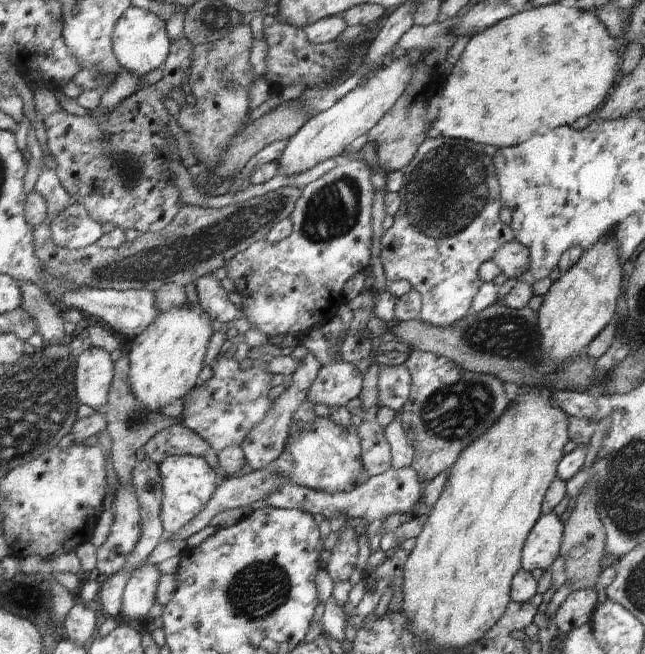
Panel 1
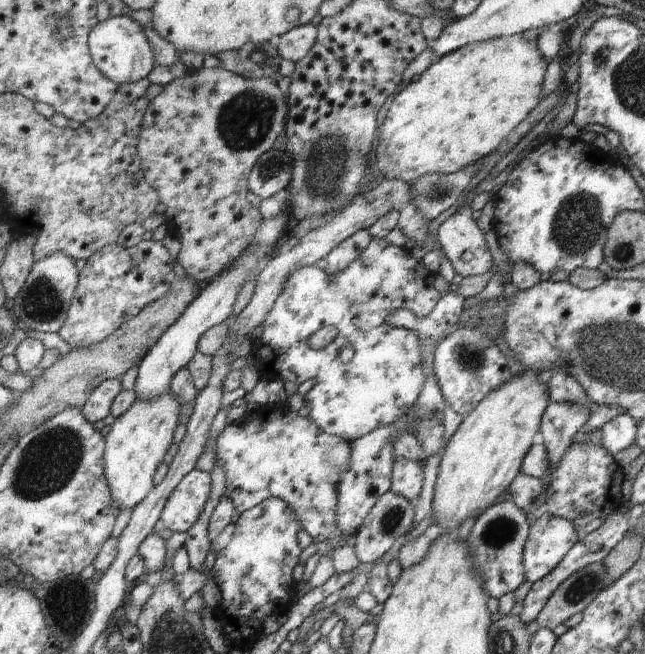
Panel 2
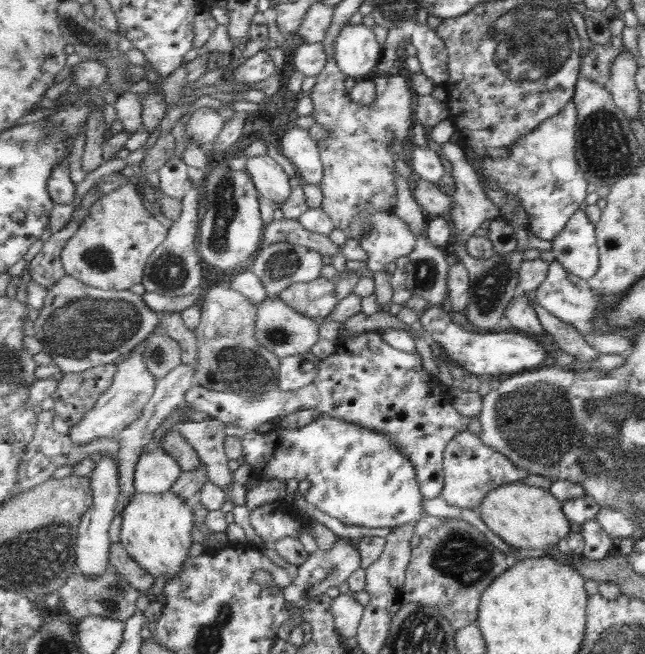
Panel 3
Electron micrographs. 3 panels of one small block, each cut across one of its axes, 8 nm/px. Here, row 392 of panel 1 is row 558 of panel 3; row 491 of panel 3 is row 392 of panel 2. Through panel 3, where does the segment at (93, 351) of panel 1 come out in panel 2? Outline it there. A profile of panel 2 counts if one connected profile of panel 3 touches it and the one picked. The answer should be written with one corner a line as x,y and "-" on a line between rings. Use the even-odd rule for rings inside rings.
107,380
107,382
103,382
103,386
99,386
91,394
91,398
85,404
85,408
81,408
83,414
93,424
99,422
99,420
105,420
109,414
113,414
113,404
119,398
119,394
123,394
123,390
125,388
123,388
121,380

